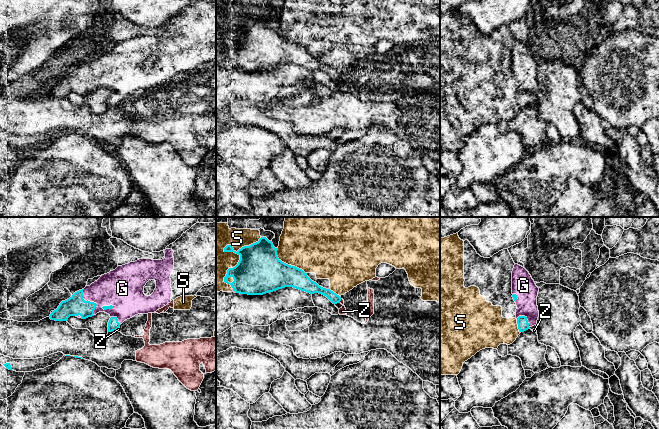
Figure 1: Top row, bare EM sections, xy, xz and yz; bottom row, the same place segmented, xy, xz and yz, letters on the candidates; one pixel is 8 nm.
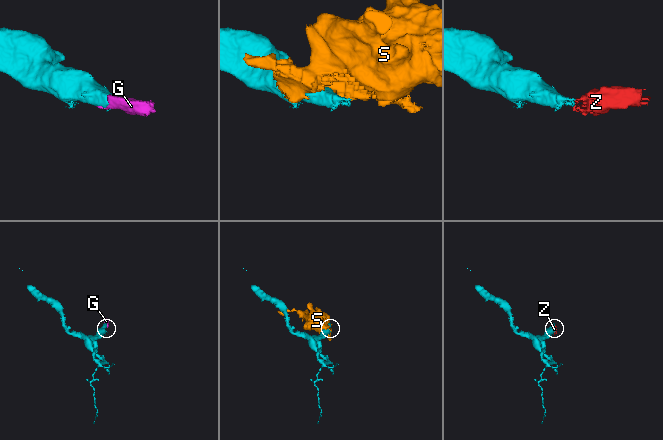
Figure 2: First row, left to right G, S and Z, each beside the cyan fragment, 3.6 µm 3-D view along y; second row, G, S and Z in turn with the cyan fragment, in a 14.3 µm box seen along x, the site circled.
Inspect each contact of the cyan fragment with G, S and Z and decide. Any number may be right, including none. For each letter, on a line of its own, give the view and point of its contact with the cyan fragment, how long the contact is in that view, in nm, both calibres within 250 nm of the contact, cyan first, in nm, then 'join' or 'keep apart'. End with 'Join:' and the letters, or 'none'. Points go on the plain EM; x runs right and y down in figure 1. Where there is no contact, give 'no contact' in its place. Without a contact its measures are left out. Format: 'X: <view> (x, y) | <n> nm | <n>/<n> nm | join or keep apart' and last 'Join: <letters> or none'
G: xy (89, 77) | 220 nm | 160/280 nm | join
S: xz (239, 37) | 480 nm | 360/220 nm | keep apart
Z: xz (340, 76) | 40 nm | 100/60 nm | keep apart
Join: G

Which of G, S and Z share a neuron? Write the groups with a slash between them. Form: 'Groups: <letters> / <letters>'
Groups: G / S / Z

